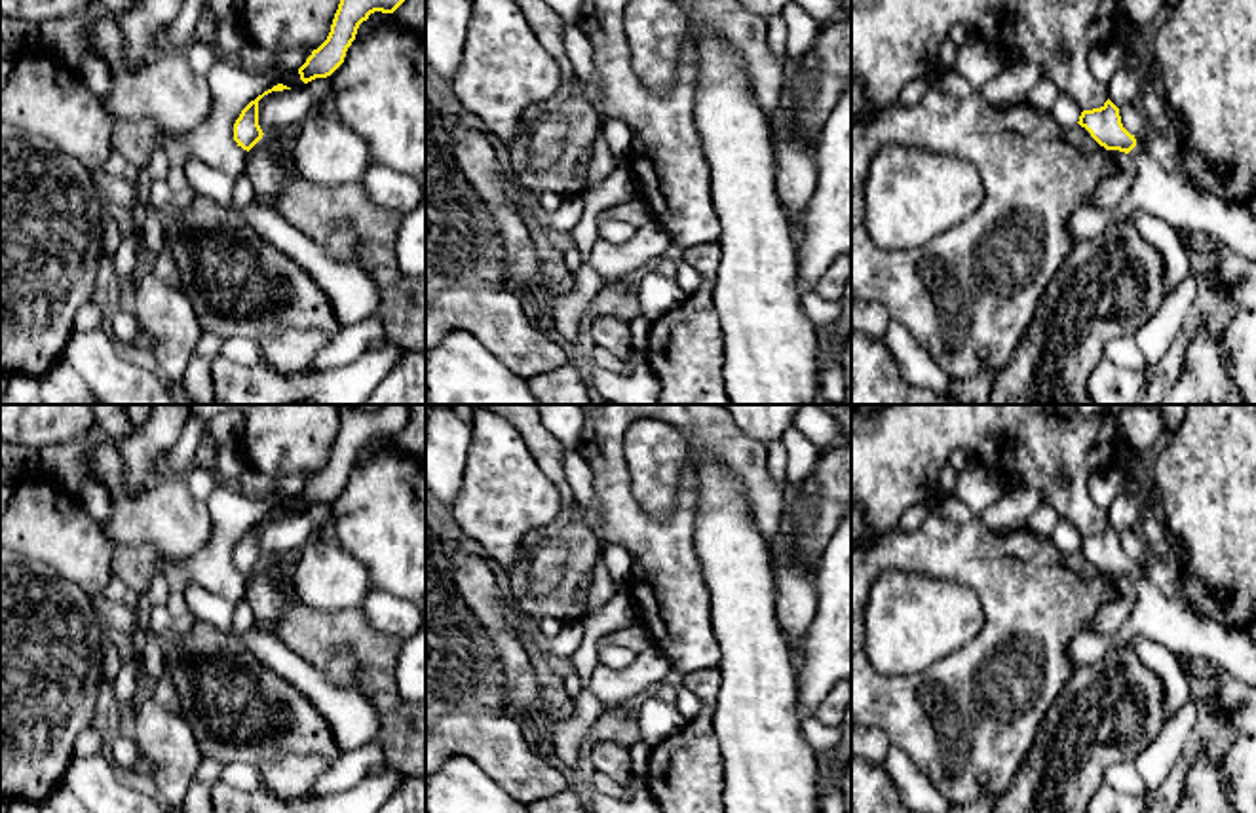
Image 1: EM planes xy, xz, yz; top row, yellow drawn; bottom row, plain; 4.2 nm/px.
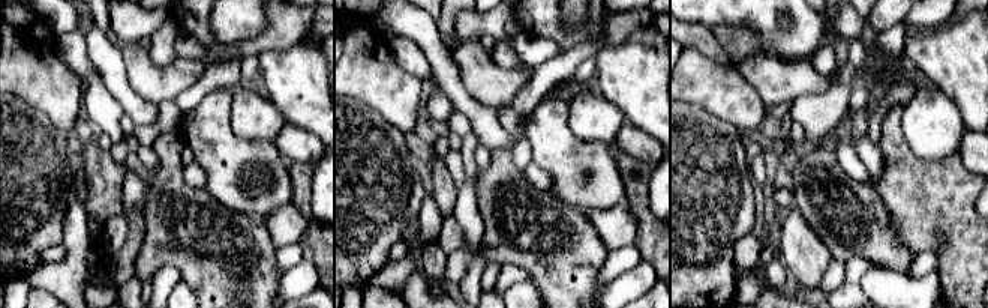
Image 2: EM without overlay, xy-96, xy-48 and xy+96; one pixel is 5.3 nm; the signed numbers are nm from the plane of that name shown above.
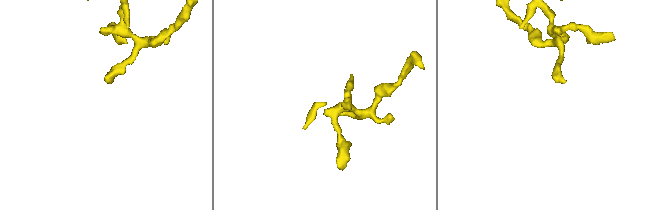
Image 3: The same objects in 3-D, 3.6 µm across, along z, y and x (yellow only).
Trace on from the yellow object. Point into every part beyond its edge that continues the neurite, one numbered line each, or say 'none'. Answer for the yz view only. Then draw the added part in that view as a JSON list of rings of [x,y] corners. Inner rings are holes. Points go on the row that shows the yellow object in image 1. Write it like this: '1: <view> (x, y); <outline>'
1: yz (1173, 198); [[[1142,144],[1127,154],[1136,165],[1136,180],[1113,211],[1083,207],[1070,218],[1074,239],[1102,236],[1113,222],[1131,222],[1138,211],[1161,217],[1174,230],[1212,236],[1231,251],[1256,260],[1256,218],[1245,205],[1216,198],[1184,175],[1170,175],[1155,163]]]

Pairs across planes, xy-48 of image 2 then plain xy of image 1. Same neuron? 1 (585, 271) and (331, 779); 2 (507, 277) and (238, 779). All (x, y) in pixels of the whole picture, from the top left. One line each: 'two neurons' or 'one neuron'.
1: two neurons
2: one neuron

